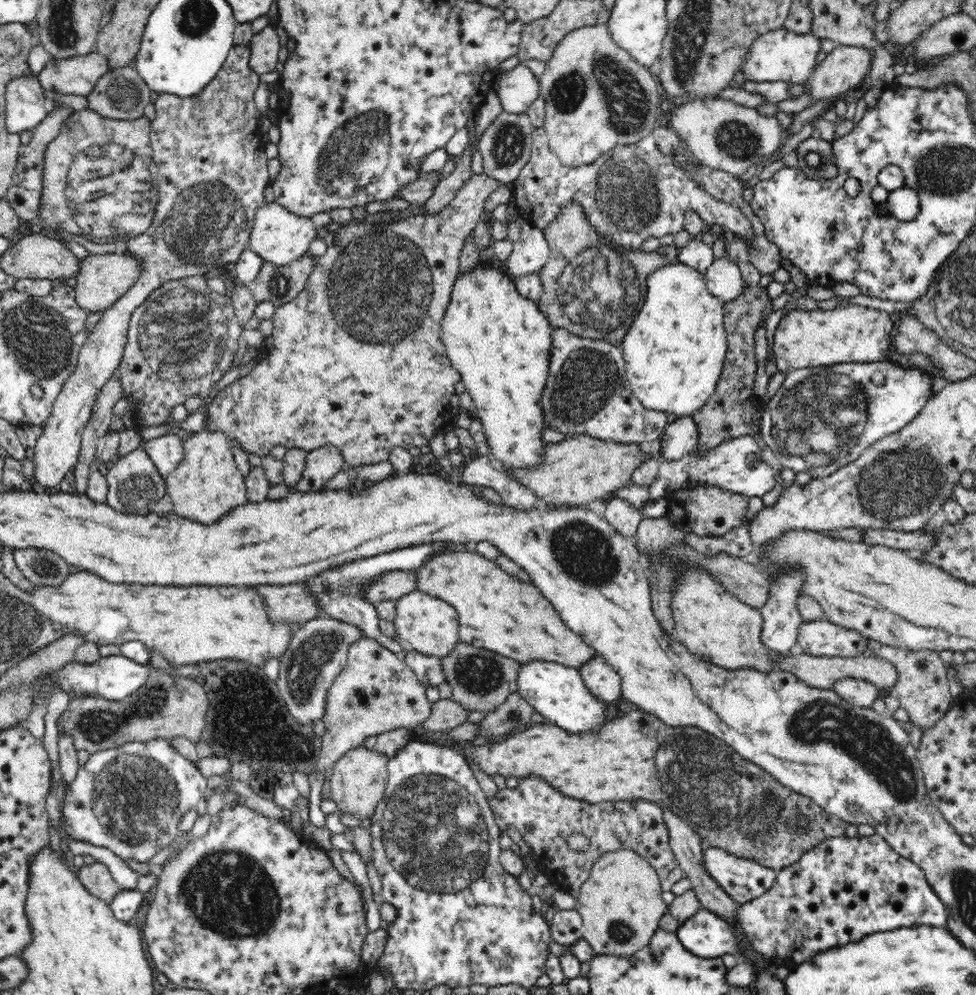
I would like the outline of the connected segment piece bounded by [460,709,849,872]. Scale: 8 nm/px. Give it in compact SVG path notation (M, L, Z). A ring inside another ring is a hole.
M637 709L609 720L597 733L572 735L554 723L544 722L530 725L524 731L500 740L467 741L460 752L468 764L477 765L490 778L494 775L505 779L515 776L518 780L538 777L563 795L592 804L636 799L661 804L672 809L696 831L702 846L722 848L776 872L797 863L803 854L815 849L827 838L846 837L849 827L846 821L828 814L812 799L776 782L776 778L760 770L760 766L742 760L724 741L698 727L677 726L676 730L668 727L653 714ZM796 814L803 814L811 820L810 836L794 836L788 831L788 824Z

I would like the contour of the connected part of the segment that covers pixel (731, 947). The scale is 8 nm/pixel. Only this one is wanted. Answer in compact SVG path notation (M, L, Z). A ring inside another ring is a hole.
M704 908L700 909L699 914L680 924L675 934L684 949L697 958L721 958L725 954L738 957L735 928Z

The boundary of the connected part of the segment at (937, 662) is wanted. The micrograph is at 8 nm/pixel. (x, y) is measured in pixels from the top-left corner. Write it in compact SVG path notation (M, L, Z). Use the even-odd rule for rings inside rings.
M870 640L869 646L870 651L873 653L879 651L880 655L895 666L898 673L898 684L896 684L894 695L899 699L901 707L908 713L910 722L918 727L922 734L950 712L956 697L949 690L946 679L947 665L940 659L936 651L908 651L896 647L881 647L874 640Z

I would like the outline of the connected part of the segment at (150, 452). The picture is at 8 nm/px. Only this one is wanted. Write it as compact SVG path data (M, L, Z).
M166 433L165 436L150 442L143 442L142 448L164 480L177 468L184 457L181 438L173 433Z

